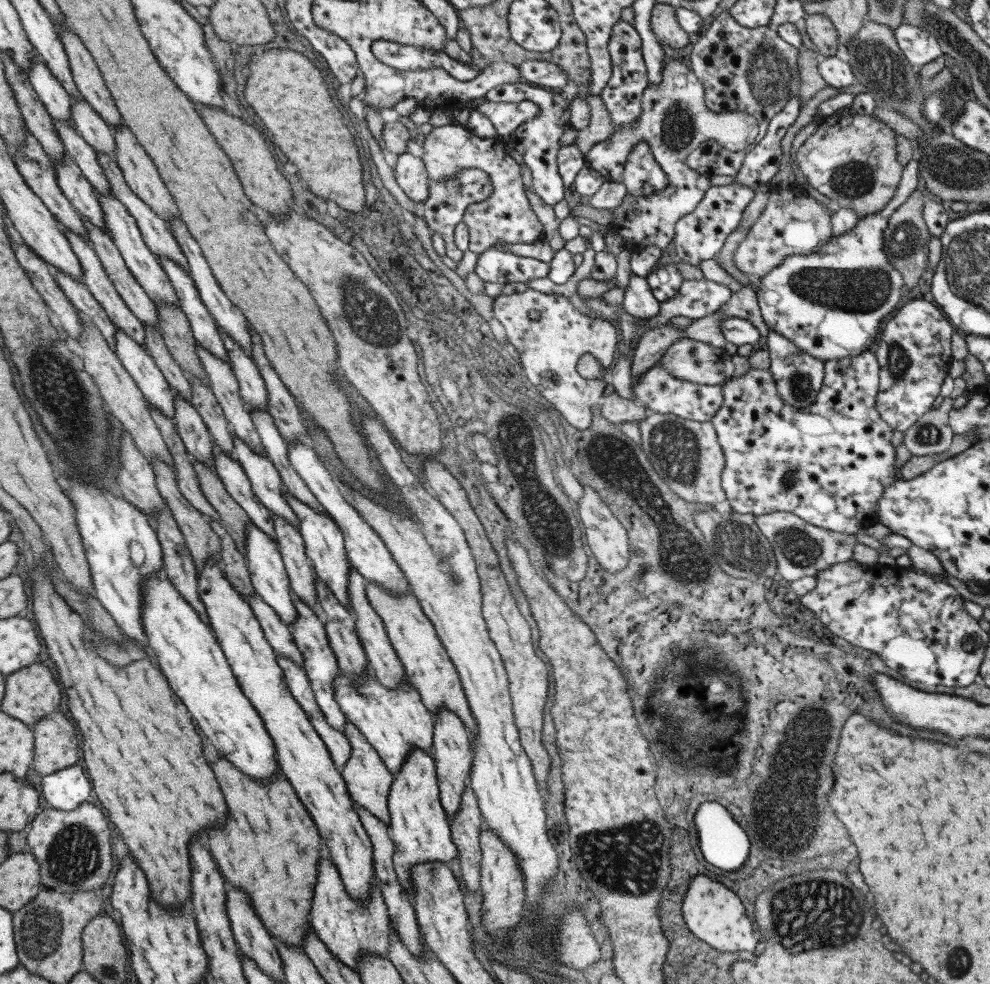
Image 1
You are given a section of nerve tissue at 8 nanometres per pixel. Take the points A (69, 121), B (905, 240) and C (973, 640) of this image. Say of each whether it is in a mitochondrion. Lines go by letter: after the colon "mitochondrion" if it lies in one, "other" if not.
A: other
B: mitochondrion
C: mitochondrion

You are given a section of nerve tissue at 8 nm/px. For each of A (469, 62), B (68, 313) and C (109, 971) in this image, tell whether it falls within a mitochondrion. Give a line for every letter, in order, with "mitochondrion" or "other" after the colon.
A: other
B: other
C: mitochondrion

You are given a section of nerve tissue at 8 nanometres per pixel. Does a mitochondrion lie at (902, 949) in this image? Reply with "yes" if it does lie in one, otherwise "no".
no

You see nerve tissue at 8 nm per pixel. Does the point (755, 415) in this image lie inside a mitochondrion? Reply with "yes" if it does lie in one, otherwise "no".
no

